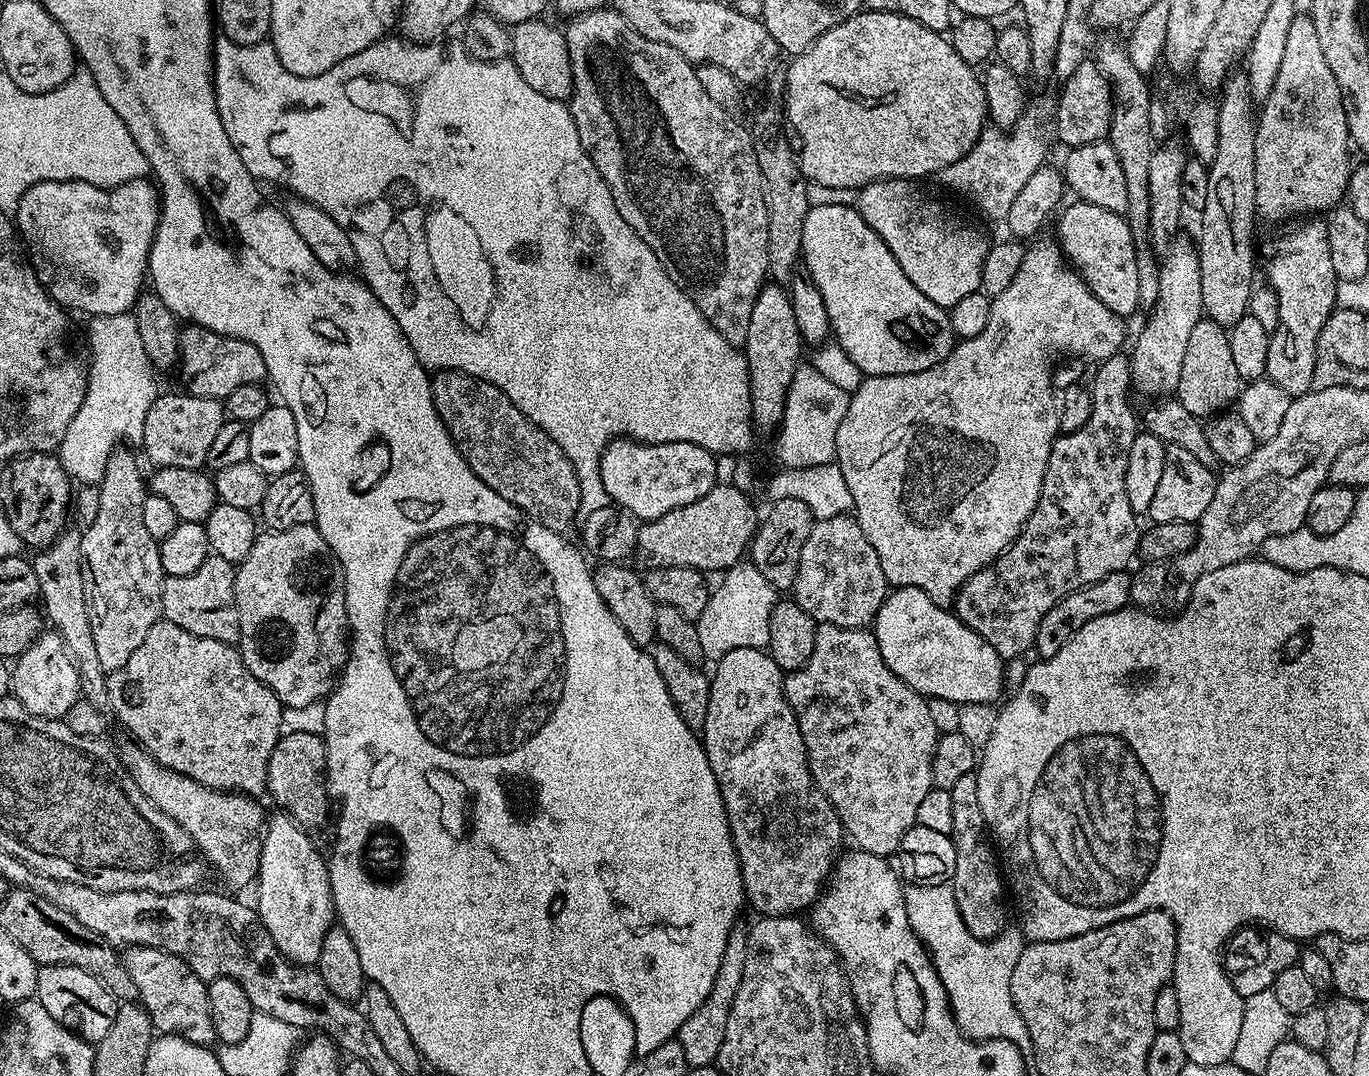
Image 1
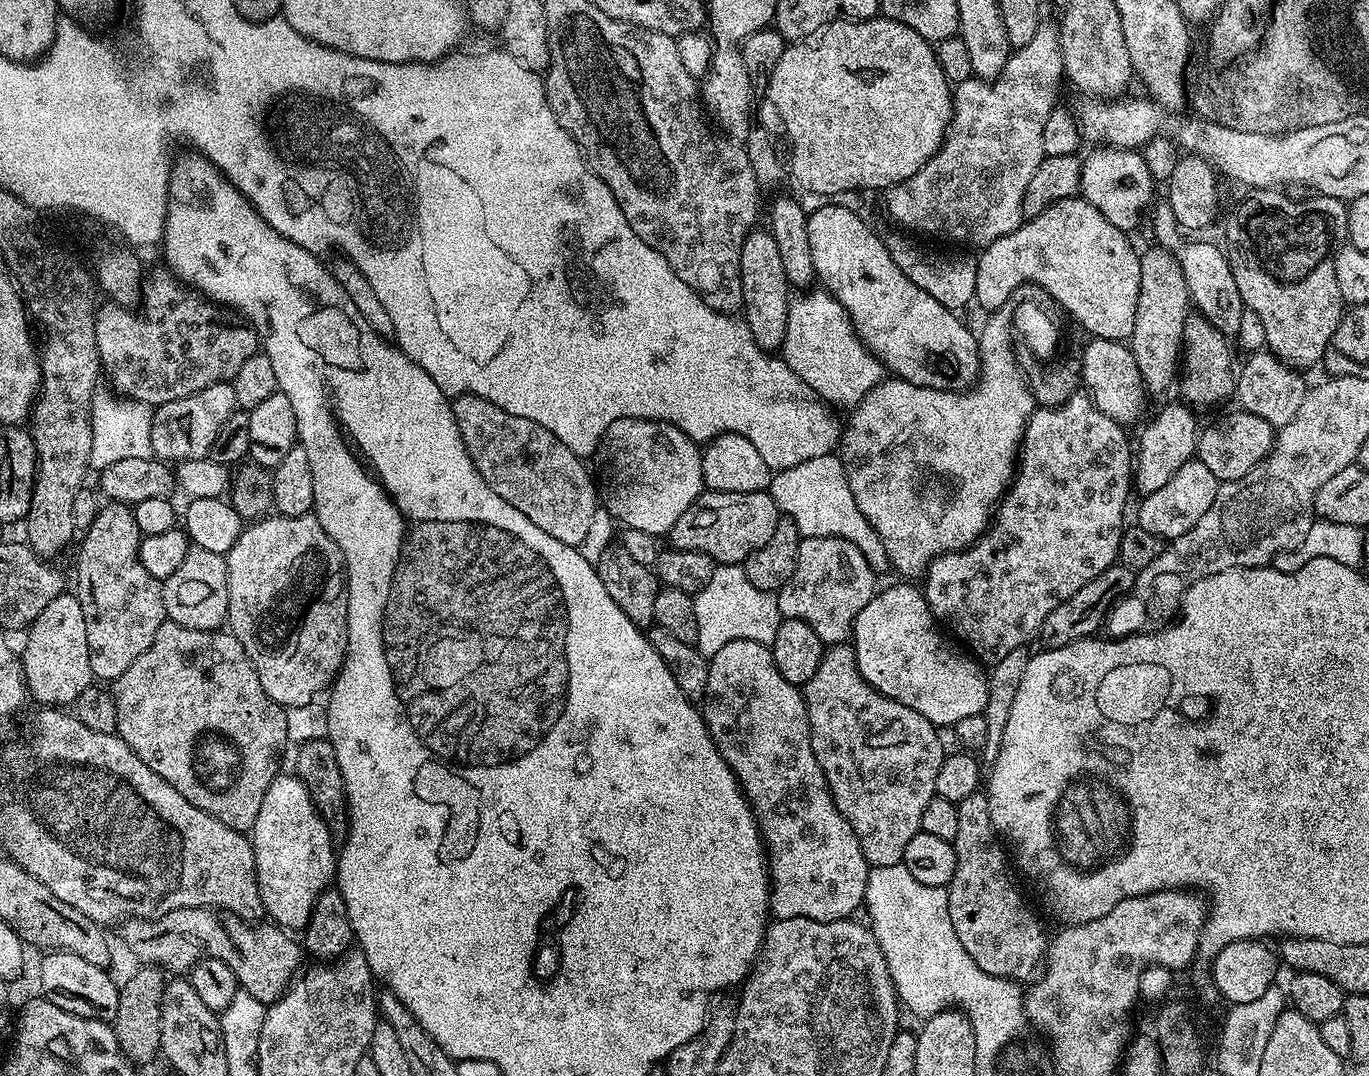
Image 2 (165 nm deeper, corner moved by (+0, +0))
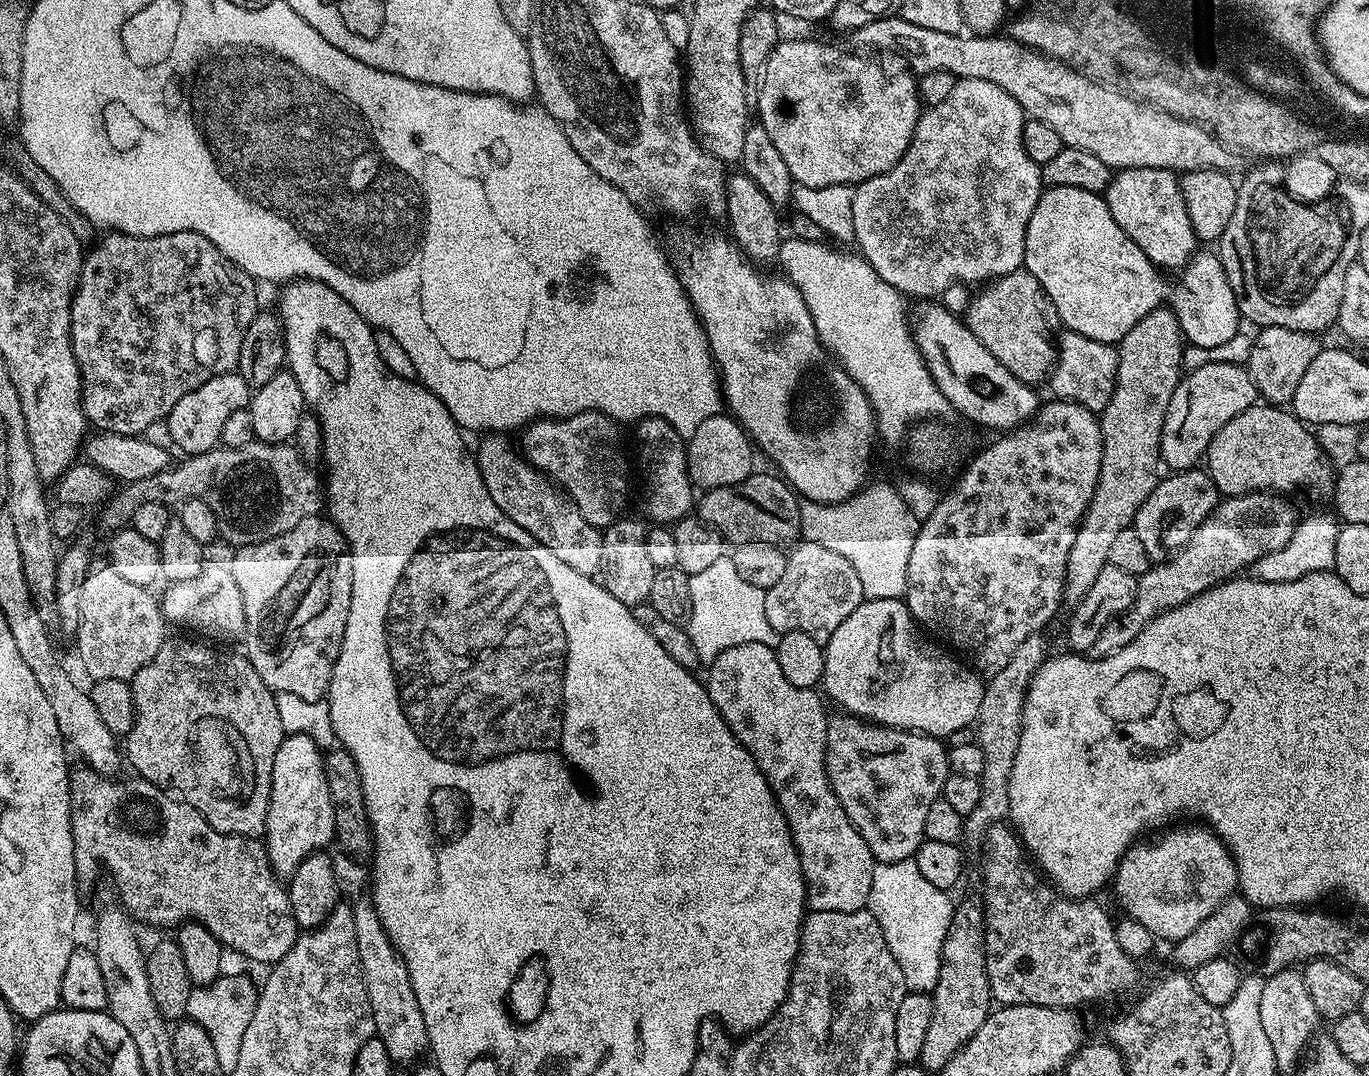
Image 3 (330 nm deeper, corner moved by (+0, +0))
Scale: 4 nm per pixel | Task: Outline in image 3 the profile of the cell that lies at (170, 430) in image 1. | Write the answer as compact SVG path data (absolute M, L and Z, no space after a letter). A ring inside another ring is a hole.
M233 370L210 378L210 382L202 382L198 390L182 394L166 418L173 445L177 449L180 447L188 456L197 456L217 447L223 424L229 420L230 414L234 414L234 410L242 410L251 404L253 391L246 378L242 378L239 371Z

